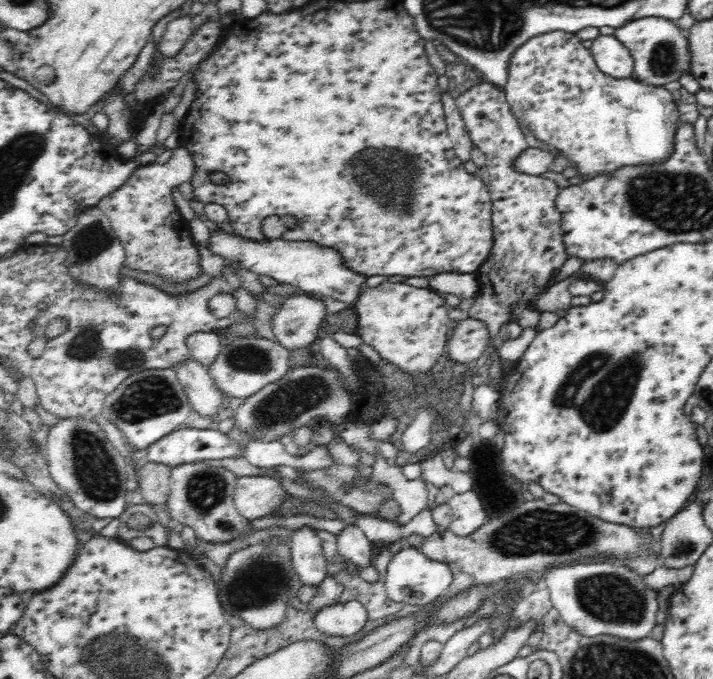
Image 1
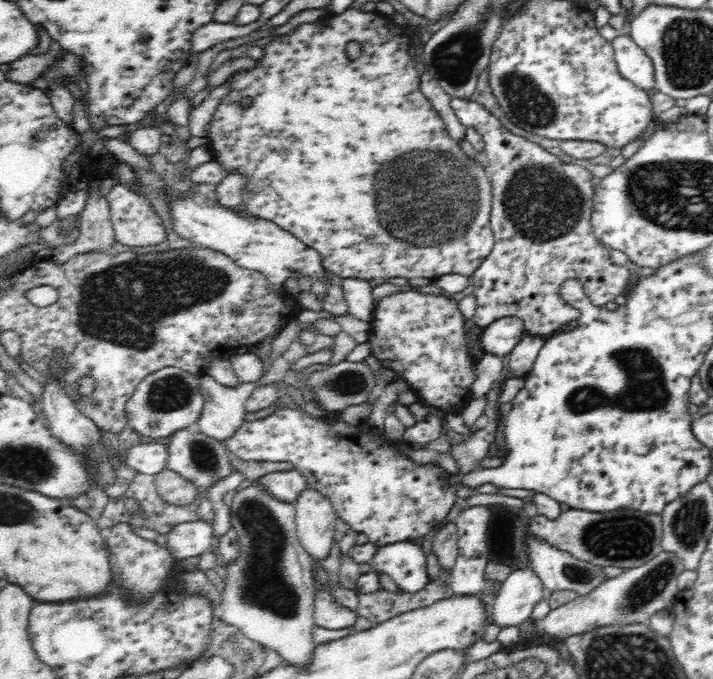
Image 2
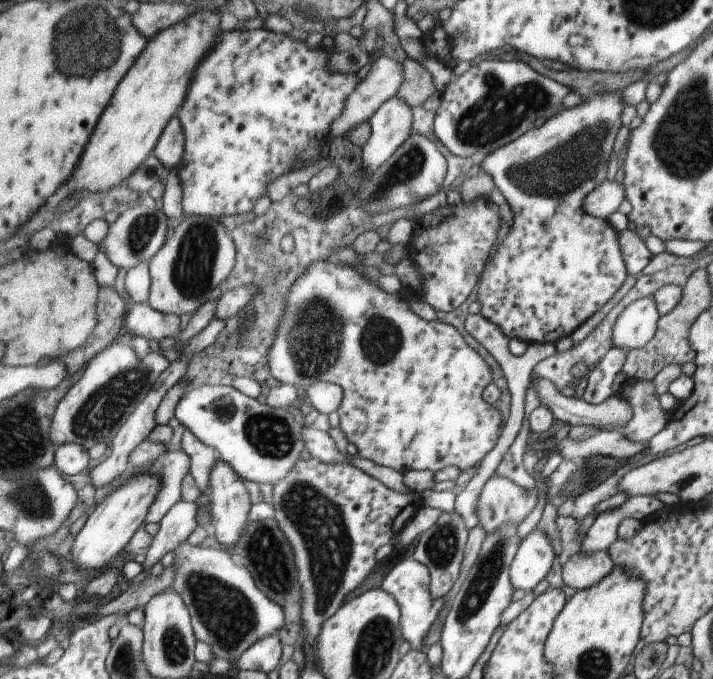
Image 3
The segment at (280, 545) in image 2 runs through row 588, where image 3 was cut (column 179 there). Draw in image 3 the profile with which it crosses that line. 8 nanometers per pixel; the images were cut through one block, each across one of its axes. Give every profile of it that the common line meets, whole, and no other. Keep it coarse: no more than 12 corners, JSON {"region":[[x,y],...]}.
{"region":[[184,217],[150,258],[148,305],[217,299],[235,249],[217,219]]}

